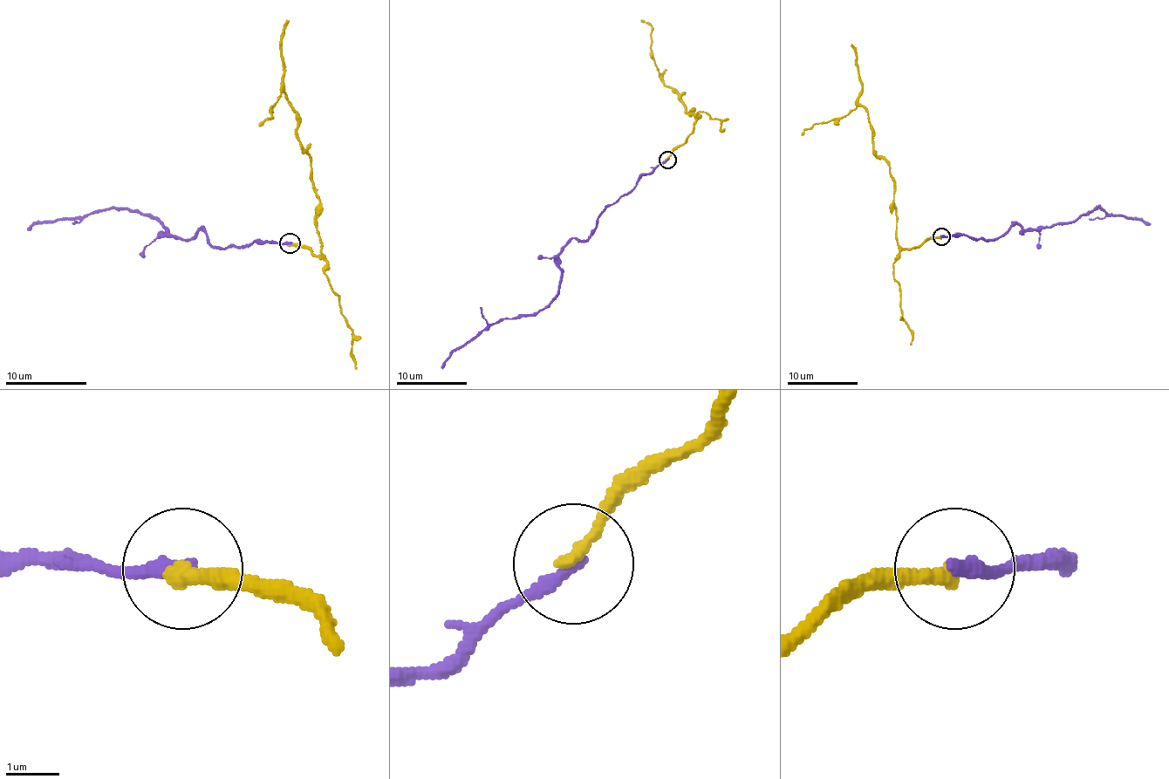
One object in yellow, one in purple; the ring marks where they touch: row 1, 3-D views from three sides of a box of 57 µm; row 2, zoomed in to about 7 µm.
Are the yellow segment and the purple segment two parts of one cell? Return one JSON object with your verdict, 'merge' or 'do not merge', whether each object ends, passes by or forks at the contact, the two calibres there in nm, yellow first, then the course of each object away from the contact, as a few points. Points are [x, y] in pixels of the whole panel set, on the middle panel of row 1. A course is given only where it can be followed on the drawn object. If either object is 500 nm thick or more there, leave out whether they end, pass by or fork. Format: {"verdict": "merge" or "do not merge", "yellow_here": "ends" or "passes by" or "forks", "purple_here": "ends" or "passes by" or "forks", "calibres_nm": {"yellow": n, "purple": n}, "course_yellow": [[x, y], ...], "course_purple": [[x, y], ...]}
{"verdict": "merge", "yellow_here": "ends", "purple_here": "ends", "calibres_nm": {"yellow": 260, "purple": 280}, "course_yellow": [[666, 160], [690, 132], [695, 118], [687, 112], [674, 90], [666, 86], [652, 58], [652, 28], [641, 19]], "course_purple": [[667, 160], [605, 211], [589, 237], [567, 244], [551, 300], [532, 315], [490, 324], [442, 369]]}

